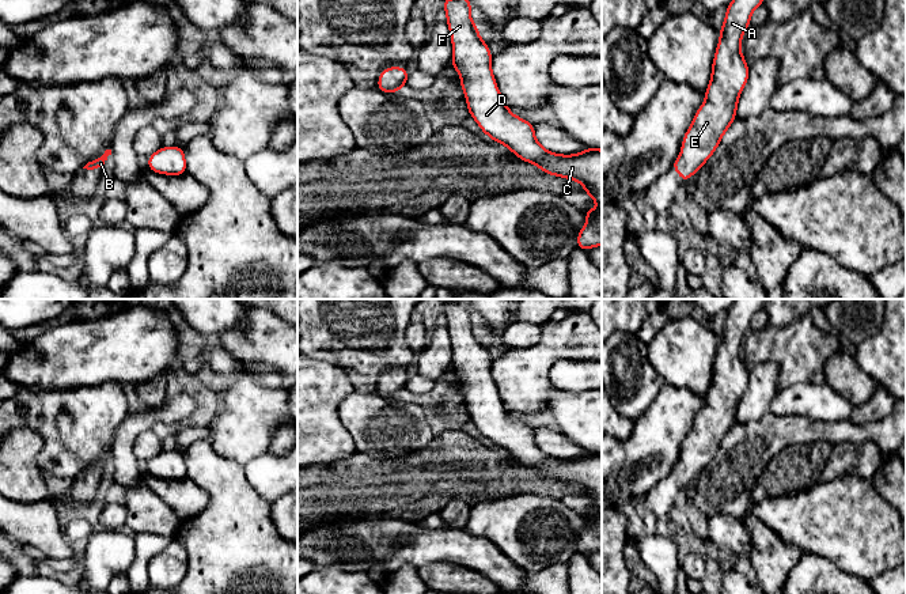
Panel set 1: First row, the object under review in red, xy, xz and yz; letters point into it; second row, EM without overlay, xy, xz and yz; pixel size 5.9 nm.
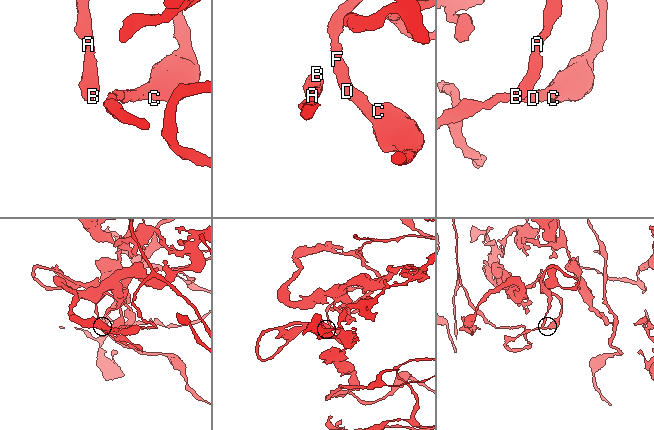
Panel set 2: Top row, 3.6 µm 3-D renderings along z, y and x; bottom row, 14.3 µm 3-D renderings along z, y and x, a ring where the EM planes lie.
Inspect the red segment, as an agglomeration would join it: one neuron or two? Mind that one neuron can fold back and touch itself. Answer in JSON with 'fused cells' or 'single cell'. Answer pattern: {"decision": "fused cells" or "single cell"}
{"decision": "single cell"}

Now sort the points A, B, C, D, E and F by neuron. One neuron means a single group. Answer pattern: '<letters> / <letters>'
A B C D E F

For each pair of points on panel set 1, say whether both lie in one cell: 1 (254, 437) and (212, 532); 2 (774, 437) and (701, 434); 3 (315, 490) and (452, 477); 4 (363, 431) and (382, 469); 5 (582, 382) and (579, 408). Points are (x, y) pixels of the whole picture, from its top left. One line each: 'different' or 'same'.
1: different
2: different
3: same
4: different
5: different

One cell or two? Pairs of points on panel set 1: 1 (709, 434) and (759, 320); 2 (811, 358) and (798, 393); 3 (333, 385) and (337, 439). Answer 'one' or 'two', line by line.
1: two
2: two
3: one

